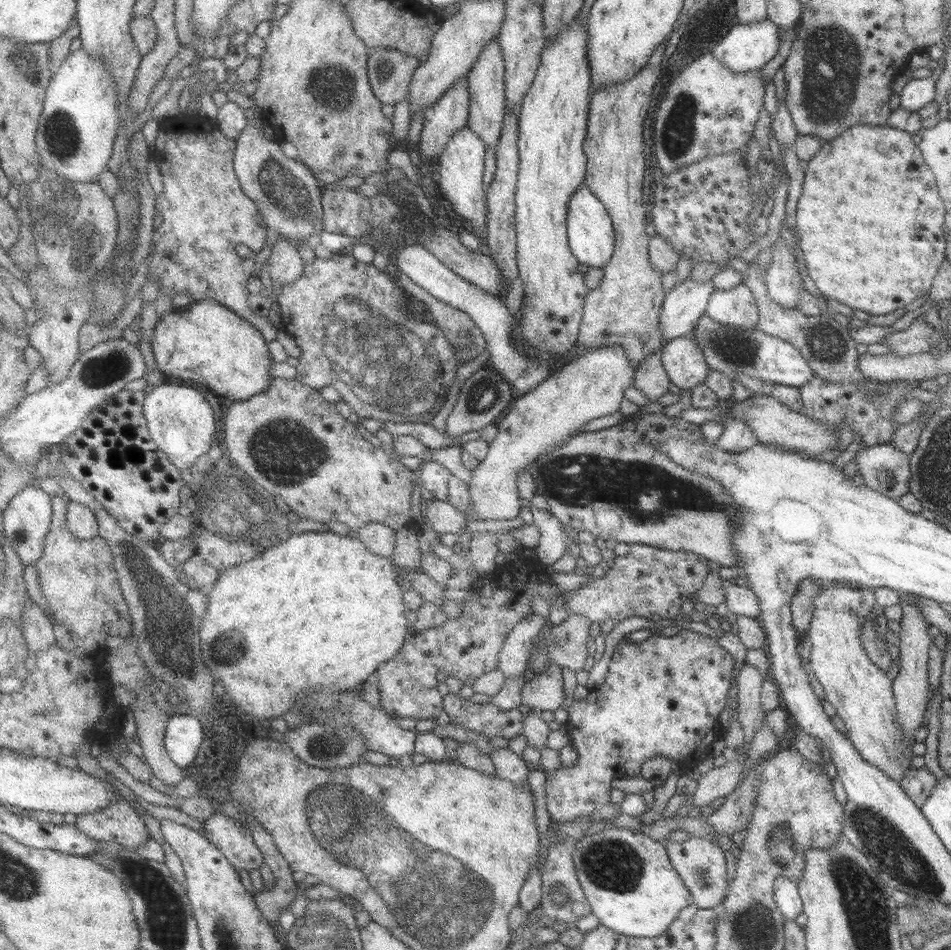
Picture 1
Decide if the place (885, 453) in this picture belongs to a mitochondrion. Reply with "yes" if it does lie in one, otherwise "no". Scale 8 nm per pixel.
no

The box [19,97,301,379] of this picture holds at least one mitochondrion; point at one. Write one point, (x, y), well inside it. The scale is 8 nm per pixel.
(62, 132)

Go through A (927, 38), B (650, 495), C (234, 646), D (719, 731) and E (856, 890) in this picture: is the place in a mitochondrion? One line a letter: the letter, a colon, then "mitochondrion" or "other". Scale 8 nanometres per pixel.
A: other
B: mitochondrion
C: mitochondrion
D: other
E: mitochondrion

